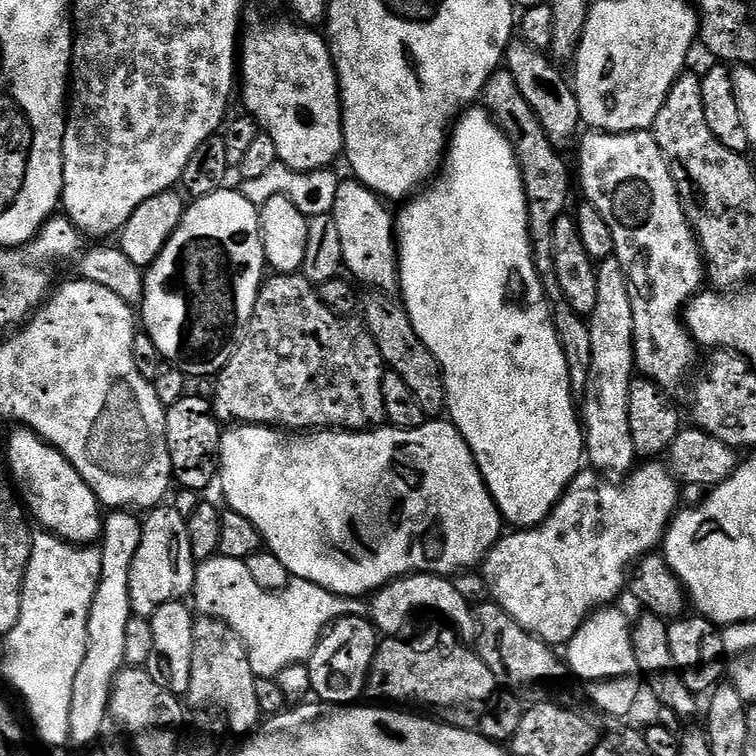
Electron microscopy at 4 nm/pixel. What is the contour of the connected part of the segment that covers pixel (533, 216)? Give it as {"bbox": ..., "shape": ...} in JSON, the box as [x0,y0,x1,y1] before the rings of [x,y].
{"bbox":[482,70,574,297],"shape":[[[497,70],[489,74],[482,93],[483,107],[488,109],[493,120],[508,137],[516,152],[516,161],[520,164],[520,173],[524,179],[524,193],[528,199],[528,230],[532,234],[532,256],[536,259],[536,269],[543,278],[544,291],[549,297],[560,296],[560,287],[554,276],[554,254],[552,253],[552,231],[554,222],[565,215],[568,204],[568,187],[574,180],[568,177],[568,164],[560,157],[561,149],[550,142],[542,122],[530,110],[518,82],[507,70]]]}

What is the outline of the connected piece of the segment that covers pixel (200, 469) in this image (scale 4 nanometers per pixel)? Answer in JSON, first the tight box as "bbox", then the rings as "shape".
{"bbox":[166,394,222,490],"shape":[[[186,394],[166,409],[166,442],[175,483],[180,488],[205,490],[218,476],[222,424],[212,413],[211,399],[192,395]]]}

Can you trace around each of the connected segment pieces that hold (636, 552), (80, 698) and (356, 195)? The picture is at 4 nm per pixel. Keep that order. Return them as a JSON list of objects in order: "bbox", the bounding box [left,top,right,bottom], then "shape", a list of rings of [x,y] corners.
[{"bbox":[482,462,681,646],"shape":[[[644,462],[639,466],[633,467],[632,471],[623,477],[621,484],[611,484],[607,475],[601,474],[595,470],[581,470],[575,478],[569,482],[568,488],[562,495],[556,505],[553,506],[552,512],[540,524],[535,524],[533,528],[522,528],[512,530],[512,533],[501,535],[500,541],[488,551],[487,556],[482,561],[482,575],[486,586],[488,587],[489,597],[497,604],[502,606],[502,610],[506,610],[506,614],[510,614],[510,618],[514,618],[514,622],[518,622],[518,626],[522,626],[530,634],[534,634],[540,640],[544,640],[547,644],[553,646],[567,645],[569,640],[574,638],[574,634],[579,630],[581,624],[596,611],[613,603],[612,600],[621,591],[626,588],[626,577],[629,575],[630,569],[635,565],[636,561],[642,556],[649,555],[653,550],[661,547],[664,539],[664,532],[668,528],[669,521],[676,515],[678,505],[681,503],[681,485],[675,476],[663,463],[660,462]]]},{"bbox":[70,510,142,745],"shape":[[[112,510],[103,517],[102,539],[98,544],[102,570],[90,606],[86,656],[82,658],[82,666],[78,666],[78,675],[74,677],[74,698],[70,698],[70,741],[73,745],[95,745],[104,728],[104,719],[107,721],[110,716],[108,703],[112,683],[120,669],[125,667],[126,622],[130,622],[134,615],[130,602],[130,566],[134,554],[138,554],[138,542],[142,542],[142,520],[135,511]]]},{"bbox":[331,178,400,290],"shape":[[[344,178],[338,186],[331,212],[342,241],[342,258],[347,275],[370,284],[368,286],[374,290],[396,290],[400,287],[400,257],[396,247],[394,216],[388,213],[387,207],[389,205],[365,184],[355,178]]]}]

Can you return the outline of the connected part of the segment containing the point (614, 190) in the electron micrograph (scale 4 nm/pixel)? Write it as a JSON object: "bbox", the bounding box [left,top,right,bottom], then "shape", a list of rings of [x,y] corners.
{"bbox":[578,130,706,390],"shape":[[[588,130],[579,137],[580,144],[580,180],[578,176],[578,188],[584,191],[583,199],[587,203],[593,204],[598,210],[598,214],[602,214],[602,218],[606,218],[606,226],[610,226],[610,234],[614,234],[614,246],[616,251],[614,258],[622,266],[622,274],[626,274],[626,286],[630,290],[630,310],[634,314],[634,334],[632,335],[632,359],[634,368],[643,379],[652,380],[659,388],[665,390],[673,390],[688,376],[688,371],[696,364],[696,351],[698,345],[692,339],[688,329],[682,319],[682,313],[689,300],[701,291],[702,285],[706,280],[706,265],[704,257],[700,251],[700,243],[696,241],[696,236],[692,232],[692,227],[688,225],[688,219],[684,213],[684,207],[680,201],[680,195],[676,189],[674,178],[668,169],[666,158],[662,154],[662,150],[658,146],[658,142],[652,137],[651,131],[642,132],[598,132]]]}

